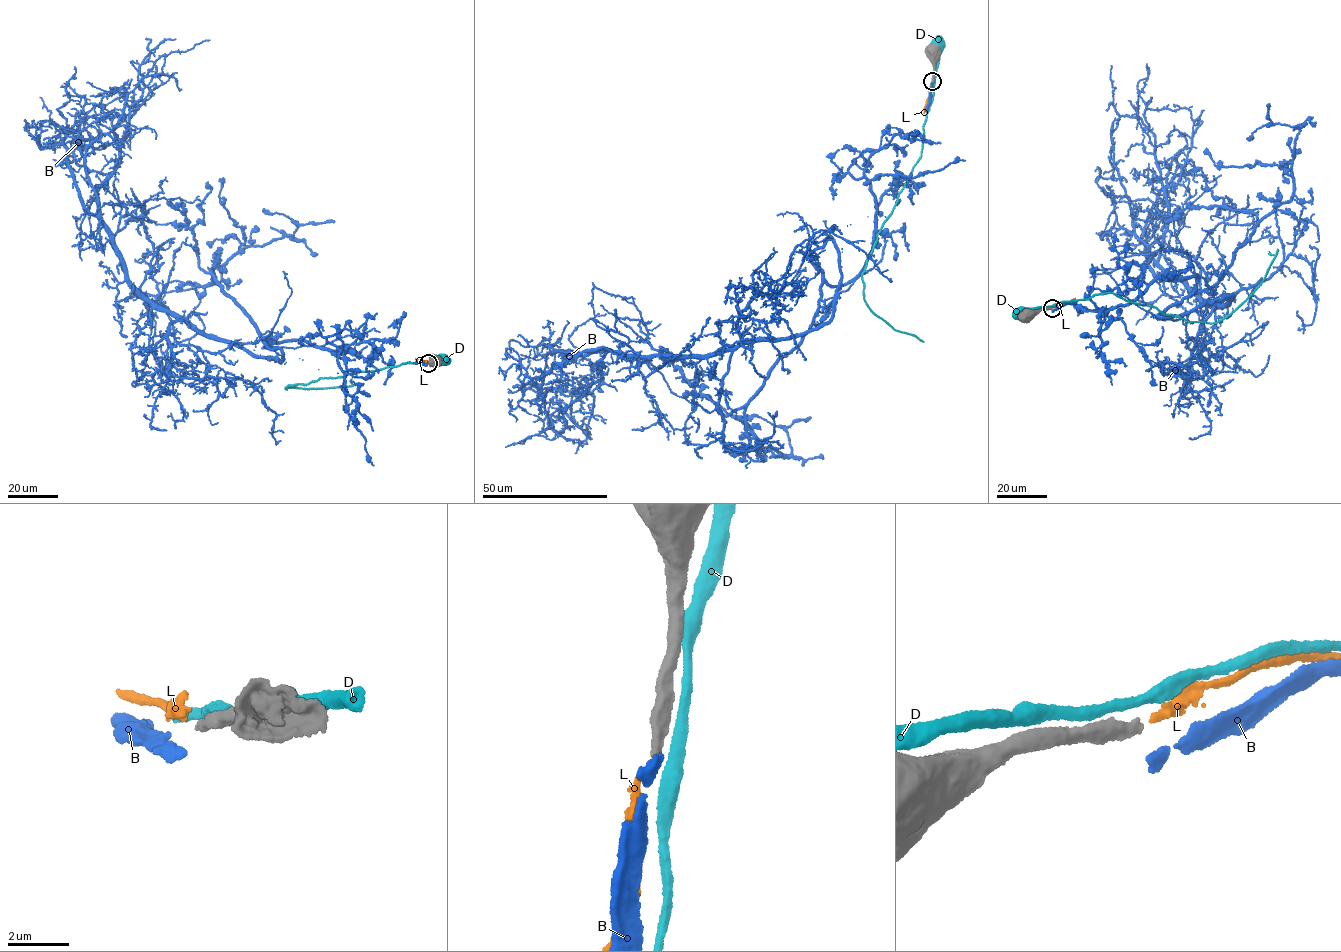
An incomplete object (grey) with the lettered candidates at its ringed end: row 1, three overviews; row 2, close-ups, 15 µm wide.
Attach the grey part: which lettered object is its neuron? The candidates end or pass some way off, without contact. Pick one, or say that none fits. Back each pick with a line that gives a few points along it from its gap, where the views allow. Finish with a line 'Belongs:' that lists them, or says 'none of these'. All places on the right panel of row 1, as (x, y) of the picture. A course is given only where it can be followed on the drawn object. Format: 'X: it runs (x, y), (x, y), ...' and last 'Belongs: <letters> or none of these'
Belongs: none of these

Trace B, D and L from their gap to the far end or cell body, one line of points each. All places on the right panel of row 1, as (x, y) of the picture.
B: (1053, 309), (1102, 313), (1097, 336), (1157, 279), (1197, 275), (1162, 316), (1231, 296), (1135, 234), (1111, 65)
D: (1052, 306), (1030, 308), (1021, 313)
L: (1053, 307), (1075, 298)

